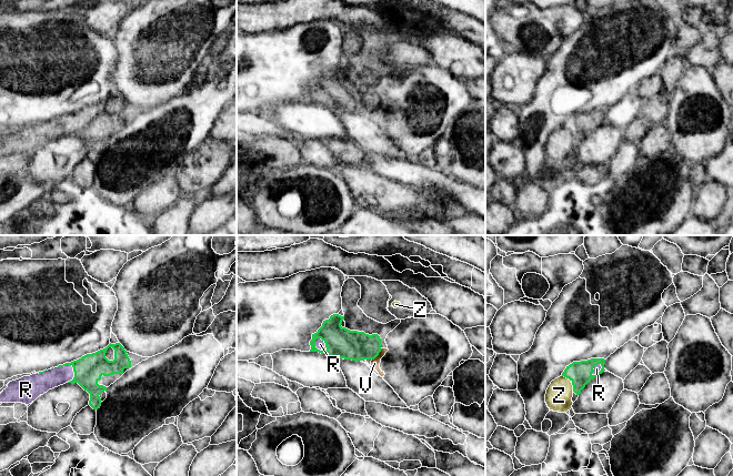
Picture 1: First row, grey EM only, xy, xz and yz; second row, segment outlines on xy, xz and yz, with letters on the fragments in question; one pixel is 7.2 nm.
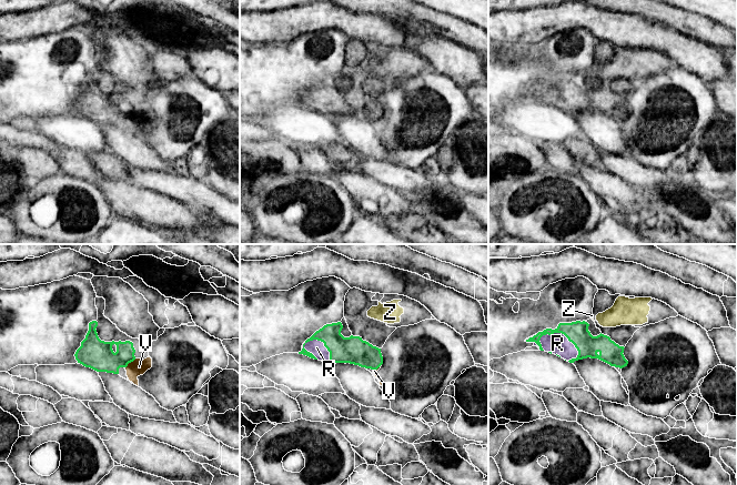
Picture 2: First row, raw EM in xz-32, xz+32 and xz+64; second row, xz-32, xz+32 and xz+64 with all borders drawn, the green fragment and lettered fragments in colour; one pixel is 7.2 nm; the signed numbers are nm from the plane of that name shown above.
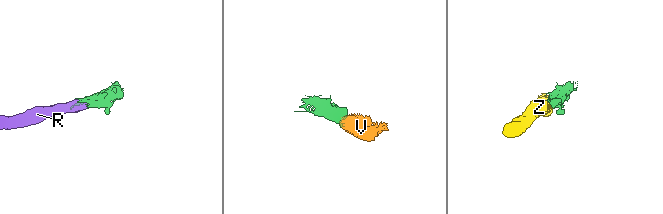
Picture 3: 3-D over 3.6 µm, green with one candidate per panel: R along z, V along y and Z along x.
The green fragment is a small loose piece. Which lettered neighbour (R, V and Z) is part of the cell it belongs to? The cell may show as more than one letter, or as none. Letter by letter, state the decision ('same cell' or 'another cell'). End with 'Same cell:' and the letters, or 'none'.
R: same cell
V: same cell
Z: another cell
Same cell: R, V

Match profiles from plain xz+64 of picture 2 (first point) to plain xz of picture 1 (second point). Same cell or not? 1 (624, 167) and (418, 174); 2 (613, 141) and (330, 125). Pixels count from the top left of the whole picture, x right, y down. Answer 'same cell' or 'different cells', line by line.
1: same cell
2: different cells

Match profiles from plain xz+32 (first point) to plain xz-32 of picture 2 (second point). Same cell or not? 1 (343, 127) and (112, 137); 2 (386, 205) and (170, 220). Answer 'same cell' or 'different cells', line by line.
1: same cell
2: same cell

